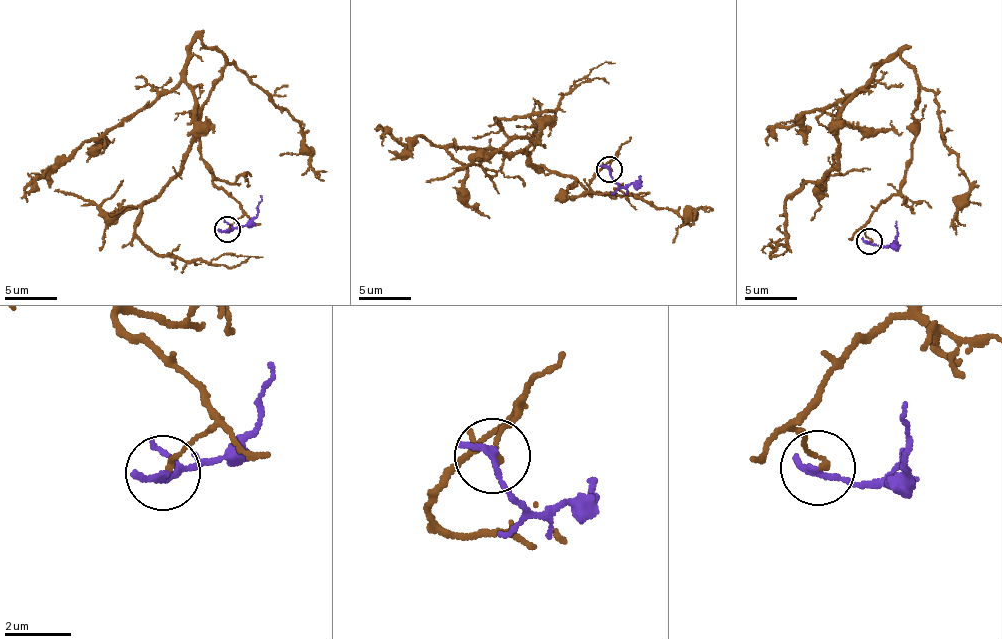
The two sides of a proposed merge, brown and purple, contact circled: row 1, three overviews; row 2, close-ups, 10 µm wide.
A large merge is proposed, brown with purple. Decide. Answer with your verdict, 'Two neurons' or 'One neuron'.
Two neurons

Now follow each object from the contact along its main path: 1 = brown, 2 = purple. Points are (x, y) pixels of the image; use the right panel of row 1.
1: (870, 241), (910, 159), (918, 78), (899, 49), (844, 107), (836, 166), (786, 207), (788, 244), (766, 254)
2: (870, 241), (878, 246), (893, 247), (897, 238), (895, 221)

